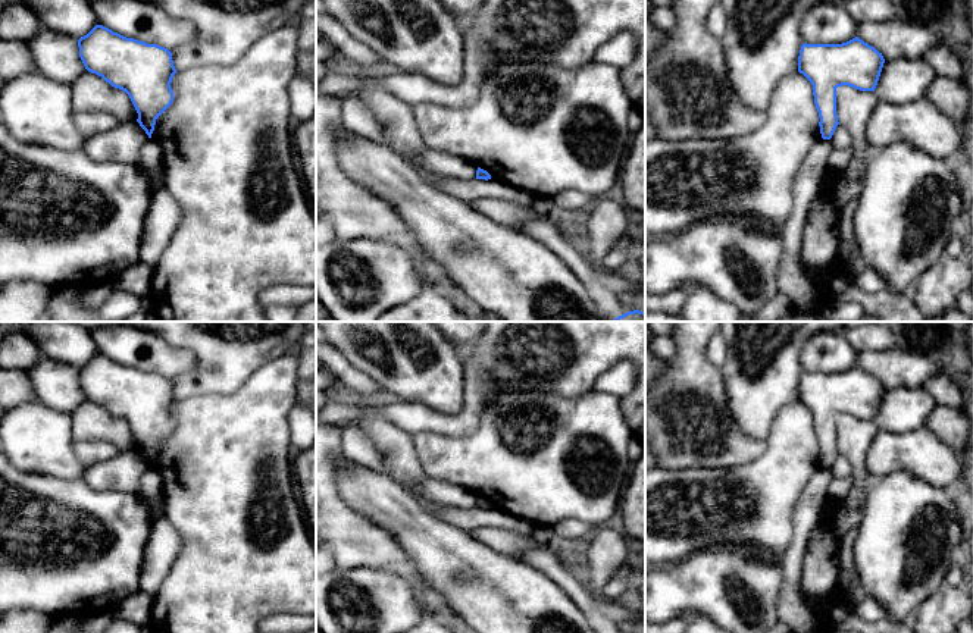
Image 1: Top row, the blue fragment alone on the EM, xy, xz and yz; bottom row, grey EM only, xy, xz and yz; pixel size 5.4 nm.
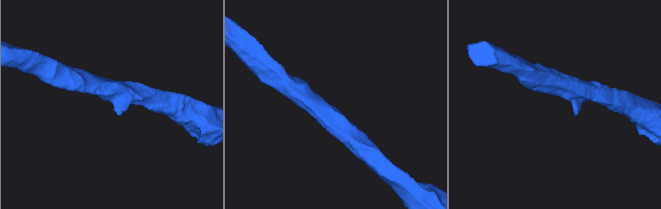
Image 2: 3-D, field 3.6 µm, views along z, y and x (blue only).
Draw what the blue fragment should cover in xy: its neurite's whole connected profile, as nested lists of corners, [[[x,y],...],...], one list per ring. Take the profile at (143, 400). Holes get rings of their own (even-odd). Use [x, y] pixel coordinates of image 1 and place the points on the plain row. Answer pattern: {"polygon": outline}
{"polygon": [[[96,354],[81,366],[78,376],[88,401],[129,424],[138,442],[137,451],[151,467],[156,448],[173,430],[170,411],[176,398],[172,382],[157,373],[126,367],[103,354]]]}

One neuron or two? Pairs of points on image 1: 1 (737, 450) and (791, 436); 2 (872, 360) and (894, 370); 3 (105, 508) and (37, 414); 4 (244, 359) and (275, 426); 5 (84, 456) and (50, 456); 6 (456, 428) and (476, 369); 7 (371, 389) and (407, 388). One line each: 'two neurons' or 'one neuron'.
1: two neurons
2: one neuron
3: two neurons
4: two neurons
5: two neurons
6: one neuron
7: two neurons

